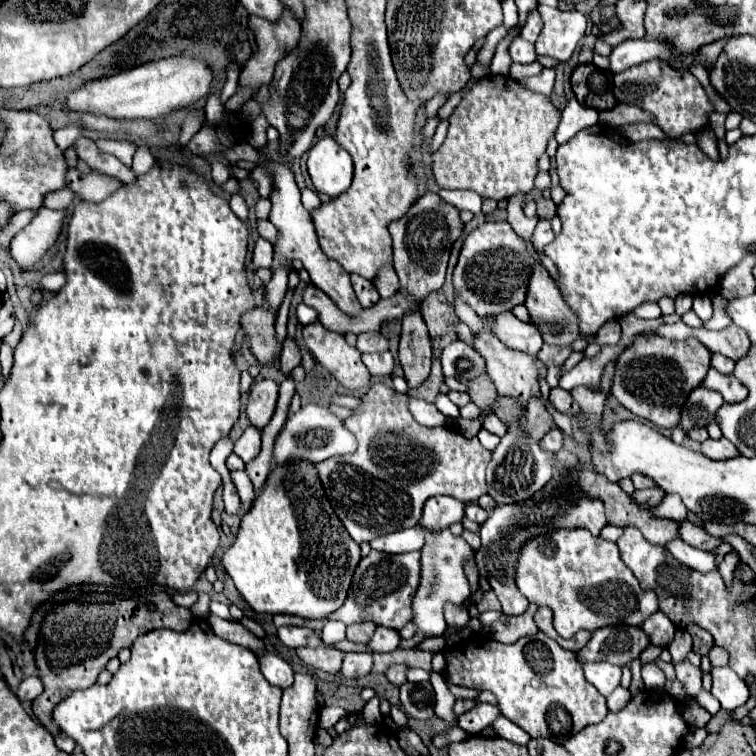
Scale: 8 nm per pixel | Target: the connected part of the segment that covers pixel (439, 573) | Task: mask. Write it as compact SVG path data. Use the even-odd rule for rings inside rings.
M422 528L426 544L420 550L420 584L414 594L414 624L418 632L428 632L432 636L440 636L448 626L444 620L444 604L464 604L470 596L468 578L464 574L464 562L474 558L474 550L468 548L462 536L454 536L448 528L440 532L430 532Z

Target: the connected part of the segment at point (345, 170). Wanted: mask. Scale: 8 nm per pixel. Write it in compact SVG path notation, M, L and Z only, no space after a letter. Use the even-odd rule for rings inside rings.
M332 136L320 138L308 152L308 174L318 192L336 198L350 188L352 158Z

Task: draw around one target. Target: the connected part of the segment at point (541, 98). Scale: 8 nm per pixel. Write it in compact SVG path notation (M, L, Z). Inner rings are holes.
M509 76L484 77L474 82L474 101L461 101L450 116L448 136L432 154L432 176L440 188L472 190L480 198L504 200L516 192L530 192L538 174L538 158L560 124L560 110L544 94L532 92Z

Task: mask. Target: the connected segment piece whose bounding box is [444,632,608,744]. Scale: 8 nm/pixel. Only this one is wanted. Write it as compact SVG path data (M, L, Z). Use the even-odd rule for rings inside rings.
M544 632L520 638L508 646L496 640L472 646L472 640L466 640L458 648L446 648L444 658L444 680L448 684L490 690L498 698L500 712L532 738L550 738L560 744L588 724L598 724L608 714L606 698L586 682L576 654L560 648Z

